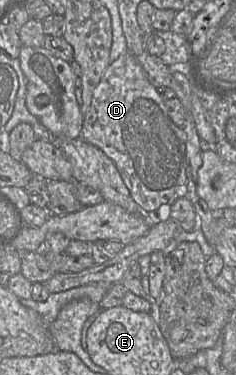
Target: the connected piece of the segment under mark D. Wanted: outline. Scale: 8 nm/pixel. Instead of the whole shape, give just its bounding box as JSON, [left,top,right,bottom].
[81,52,187,213]

